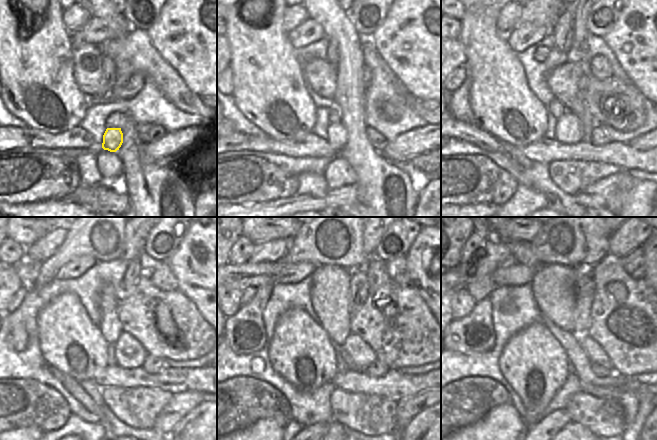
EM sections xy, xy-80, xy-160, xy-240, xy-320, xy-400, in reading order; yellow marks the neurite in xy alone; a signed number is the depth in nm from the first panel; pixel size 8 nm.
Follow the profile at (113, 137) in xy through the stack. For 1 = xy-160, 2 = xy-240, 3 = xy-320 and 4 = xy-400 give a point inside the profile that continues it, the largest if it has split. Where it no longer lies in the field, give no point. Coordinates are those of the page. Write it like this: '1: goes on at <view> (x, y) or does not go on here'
1: goes on at xy-160 (568, 130)
2: goes on at xy-240 (129, 353)
3: goes on at xy-320 (361, 354)
4: goes on at xy-400 (594, 352)

